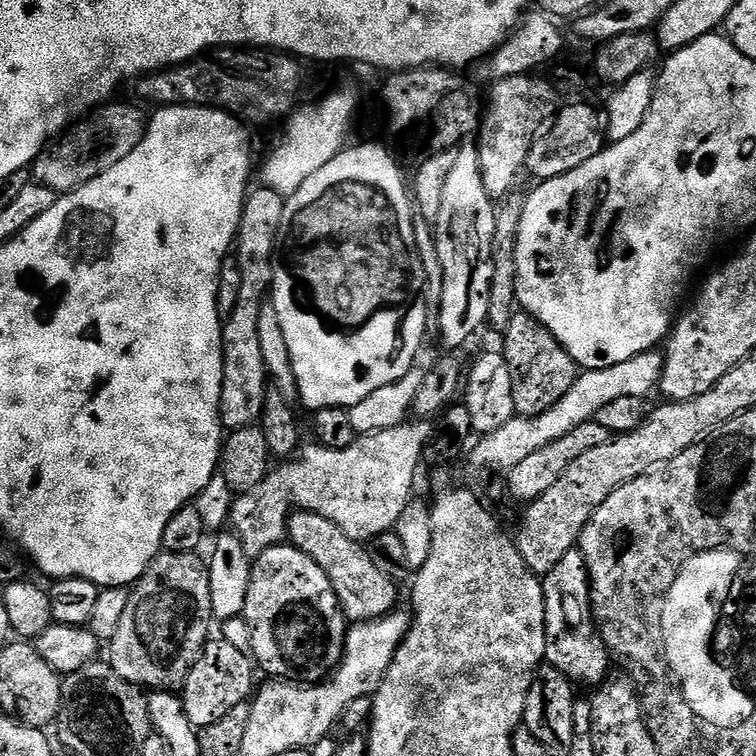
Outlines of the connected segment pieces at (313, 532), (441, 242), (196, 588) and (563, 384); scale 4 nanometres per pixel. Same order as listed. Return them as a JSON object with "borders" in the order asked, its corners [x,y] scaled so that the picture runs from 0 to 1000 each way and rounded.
{"borders":[[[[388,676],[381,684],[380,713],[394,728],[413,735],[426,754],[437,765],[442,775],[442,786],[447,786],[447,796],[452,802],[456,816],[472,825],[485,820],[499,820],[513,813],[525,803],[525,769],[515,763],[495,746],[488,726],[475,714],[464,714],[437,685],[426,685],[414,677]]],[[[628,194],[612,196],[603,201],[601,225],[595,225],[595,235],[590,235],[585,283],[574,296],[579,341],[585,341],[587,364],[587,382],[581,392],[579,409],[582,444],[593,460],[611,459],[635,433],[642,433],[653,373],[649,331],[657,276],[651,275],[652,261],[646,258],[640,245],[634,200]]],[[[213,729],[173,779],[167,807],[161,807],[161,823],[156,823],[156,833],[151,833],[151,844],[140,857],[142,877],[157,894],[167,897],[167,902],[187,913],[226,915],[242,911],[257,876],[278,845],[275,829],[279,825],[283,825],[283,816],[271,737],[259,730]]],[[[688,410],[684,411],[672,434],[664,439],[664,447],[667,447],[664,464],[675,484],[675,500],[680,511],[680,537],[684,546],[689,550],[710,550],[728,542],[728,537],[743,532],[743,526],[751,520],[754,511],[759,511],[765,496],[765,483],[738,452],[738,447],[733,447],[729,437],[717,431],[717,426],[712,426],[701,414]]]]}

